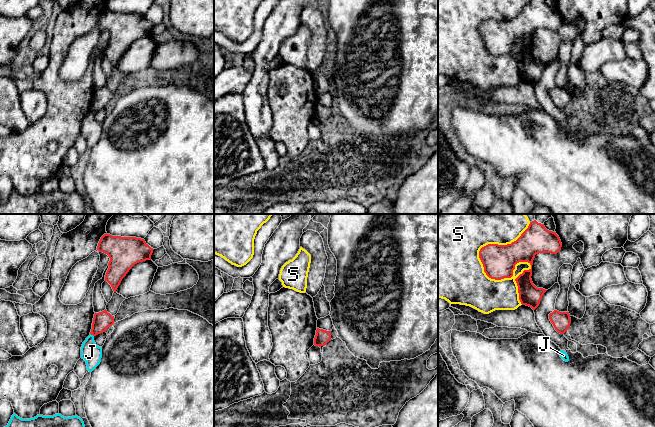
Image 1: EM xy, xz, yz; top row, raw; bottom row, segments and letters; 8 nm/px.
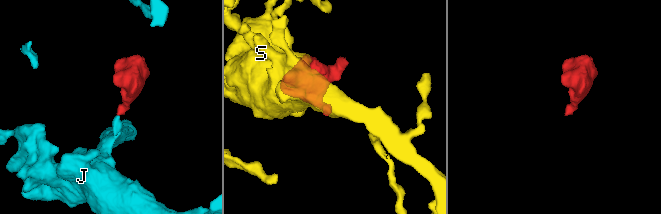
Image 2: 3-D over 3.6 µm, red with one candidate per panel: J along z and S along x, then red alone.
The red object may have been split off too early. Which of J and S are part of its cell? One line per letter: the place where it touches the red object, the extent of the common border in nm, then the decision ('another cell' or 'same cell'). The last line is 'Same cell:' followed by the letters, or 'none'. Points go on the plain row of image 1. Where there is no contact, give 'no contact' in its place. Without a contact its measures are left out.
J: xy (92, 110) | 40 nm | another cell
S: yz (495, 55) | 650 nm | another cell
Same cell: none

